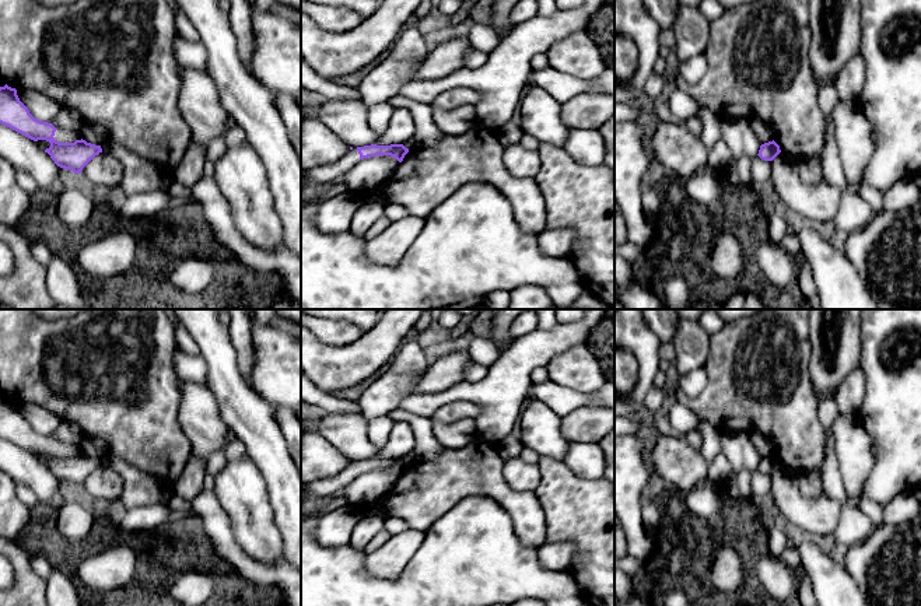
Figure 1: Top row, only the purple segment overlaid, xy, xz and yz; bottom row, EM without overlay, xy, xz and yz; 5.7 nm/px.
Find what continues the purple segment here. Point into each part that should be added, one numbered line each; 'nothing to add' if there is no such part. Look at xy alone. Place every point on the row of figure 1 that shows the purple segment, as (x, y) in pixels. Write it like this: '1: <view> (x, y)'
1: xy (62, 136)

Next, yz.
1: yz (738, 135)

